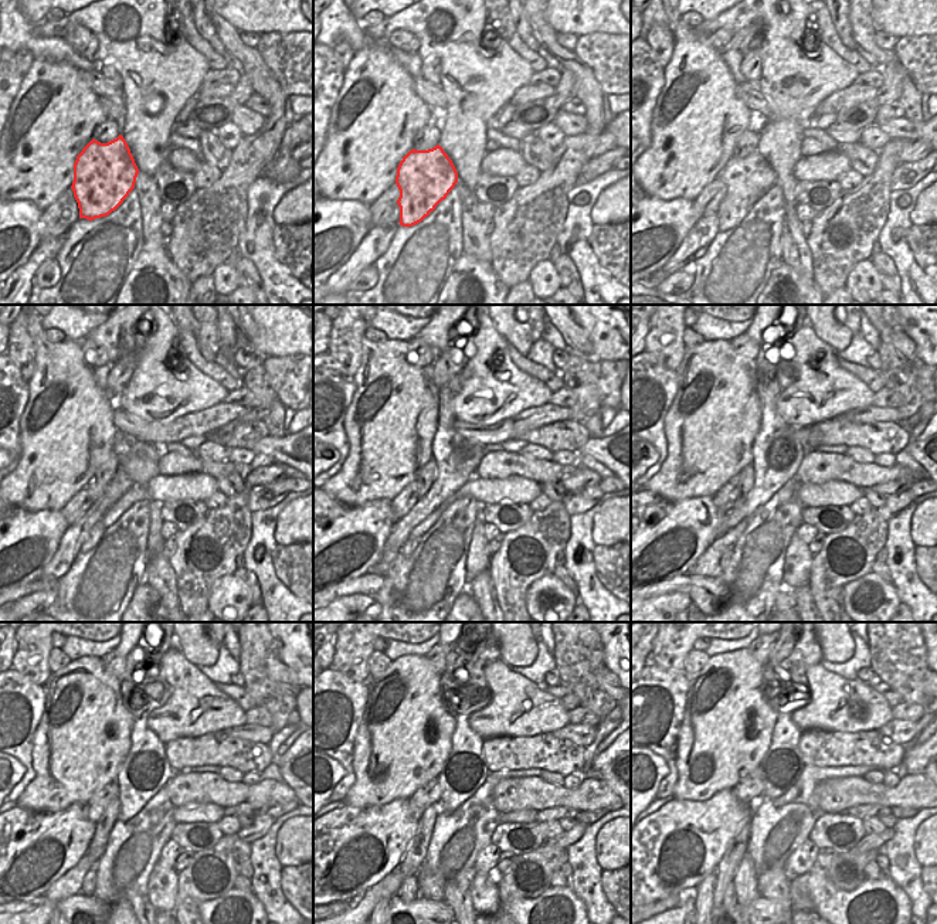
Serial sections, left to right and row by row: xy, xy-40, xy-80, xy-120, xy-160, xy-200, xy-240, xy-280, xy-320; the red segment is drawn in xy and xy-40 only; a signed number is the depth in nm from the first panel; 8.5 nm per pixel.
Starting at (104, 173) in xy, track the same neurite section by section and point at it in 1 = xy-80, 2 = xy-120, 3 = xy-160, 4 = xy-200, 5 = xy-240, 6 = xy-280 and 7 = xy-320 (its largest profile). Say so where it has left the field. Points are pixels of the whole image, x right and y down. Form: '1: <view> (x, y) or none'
1: xy-80 (747, 179)
2: xy-120 (98, 529)
3: xy-160 (408, 546)
4: xy-200 (725, 560)
5: xy-240 (90, 880)
6: xy-280 (408, 892)
7: xy-320 (729, 897)

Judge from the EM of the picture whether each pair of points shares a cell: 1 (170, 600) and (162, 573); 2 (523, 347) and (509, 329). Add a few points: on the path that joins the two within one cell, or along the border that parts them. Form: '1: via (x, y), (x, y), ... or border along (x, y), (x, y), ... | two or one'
1: via (167, 593), (163, 580) | one
2: via (522, 343), (513, 333) | one

